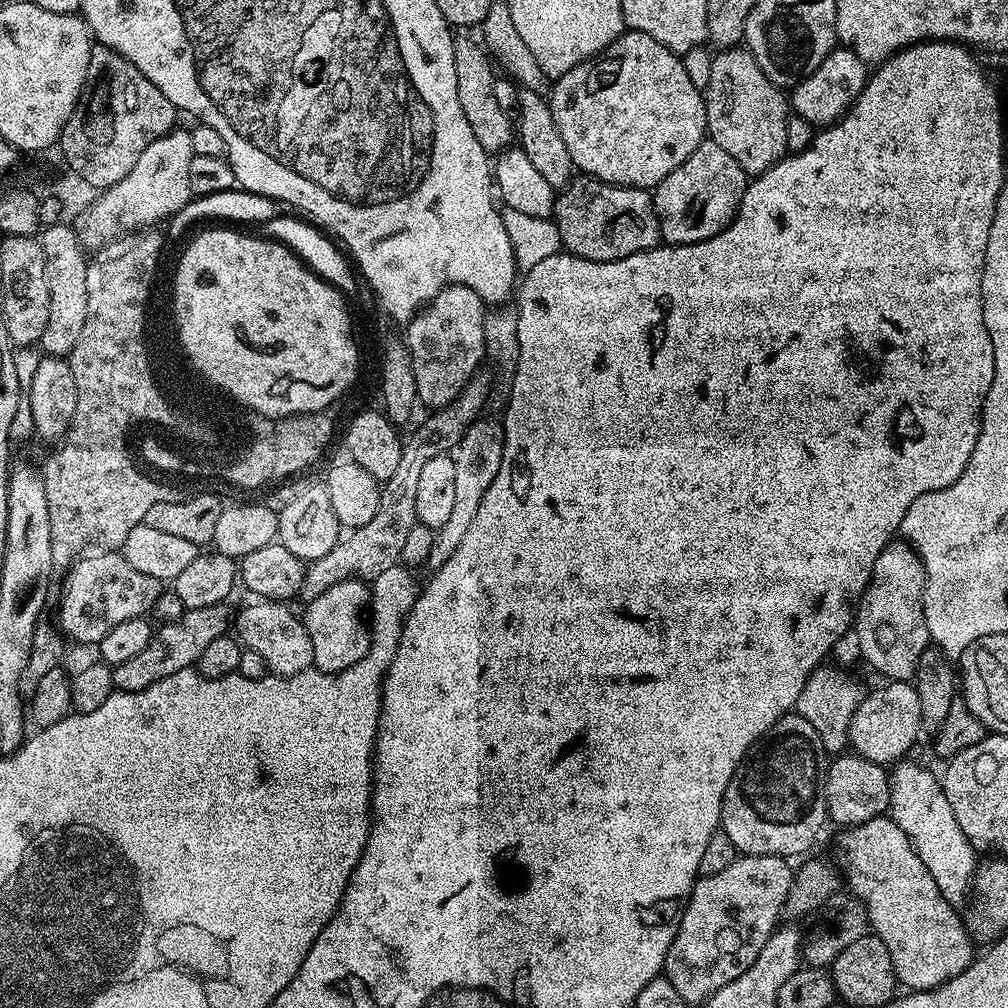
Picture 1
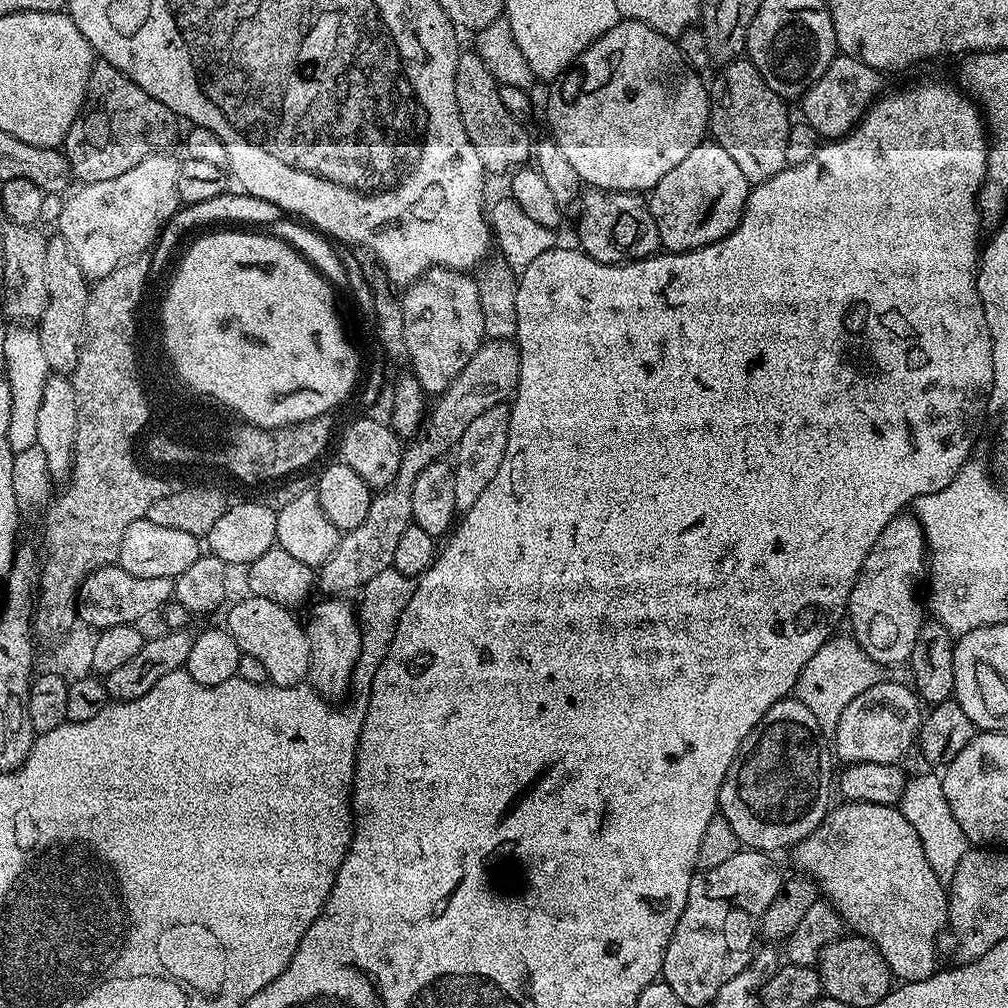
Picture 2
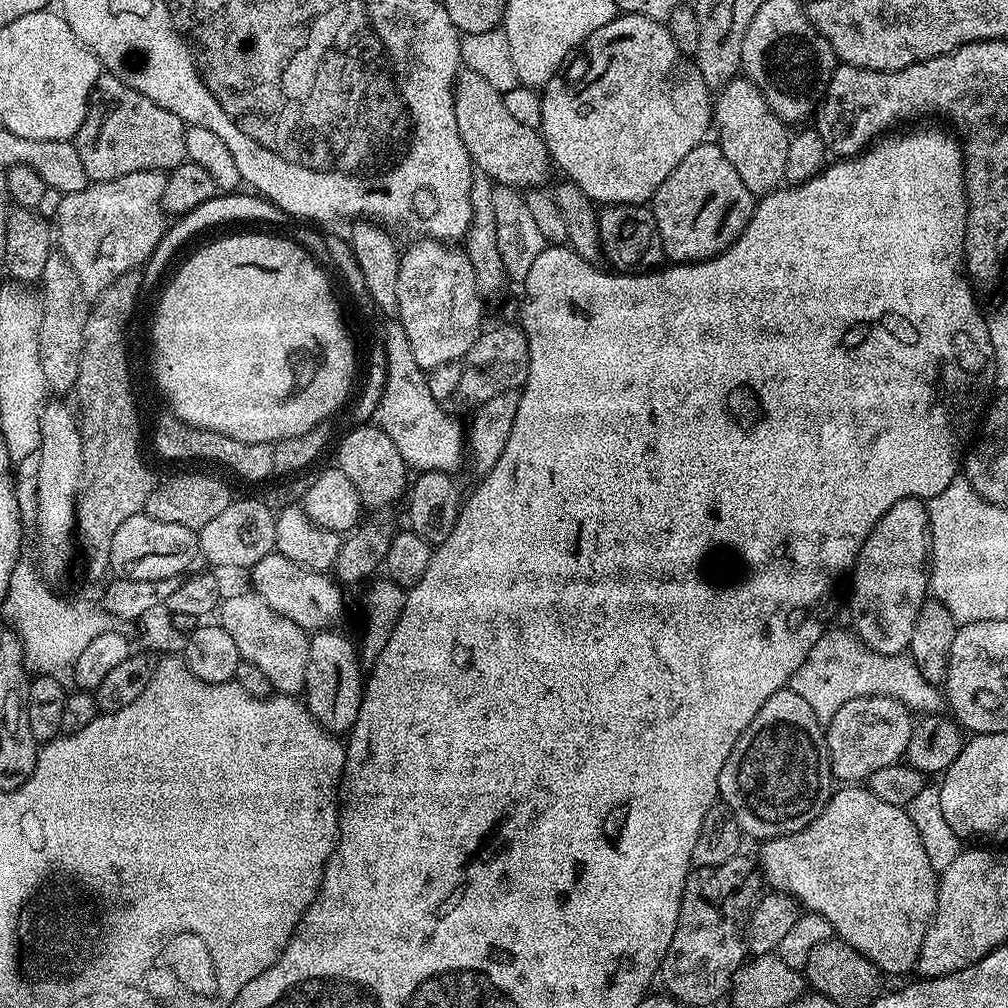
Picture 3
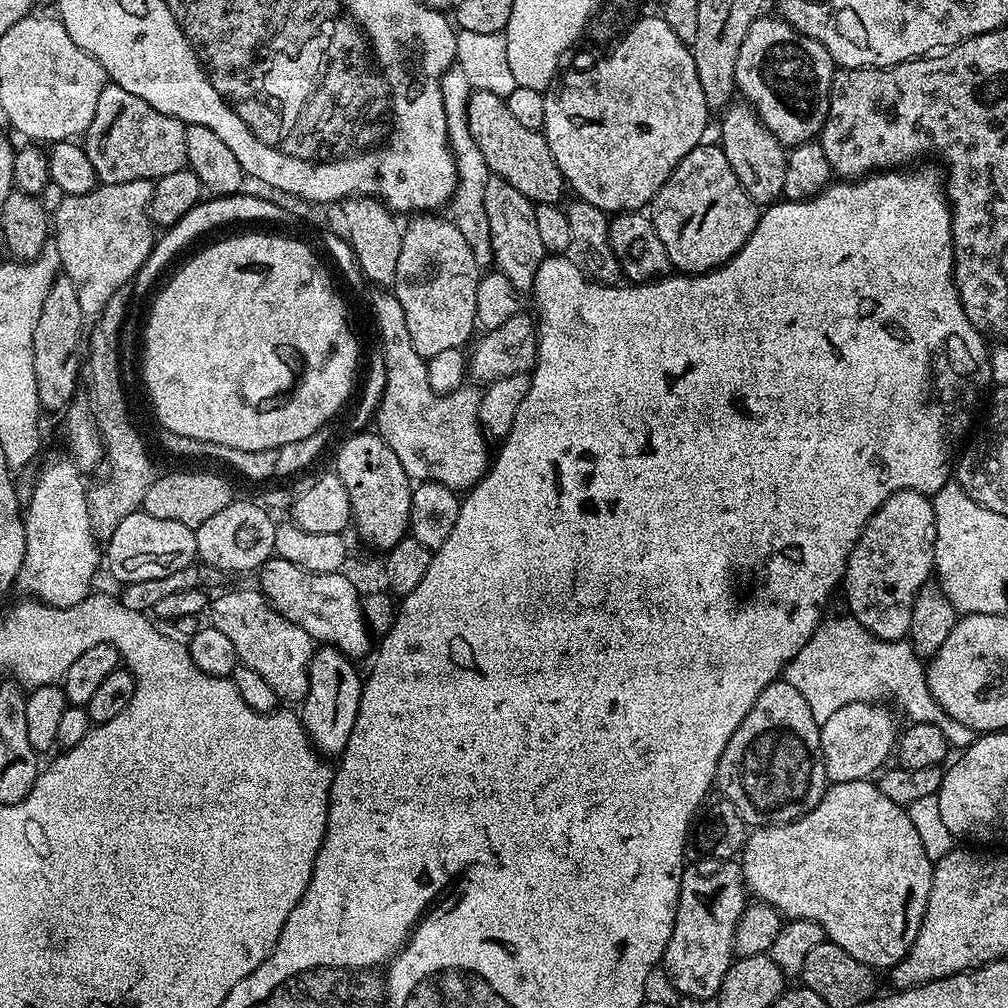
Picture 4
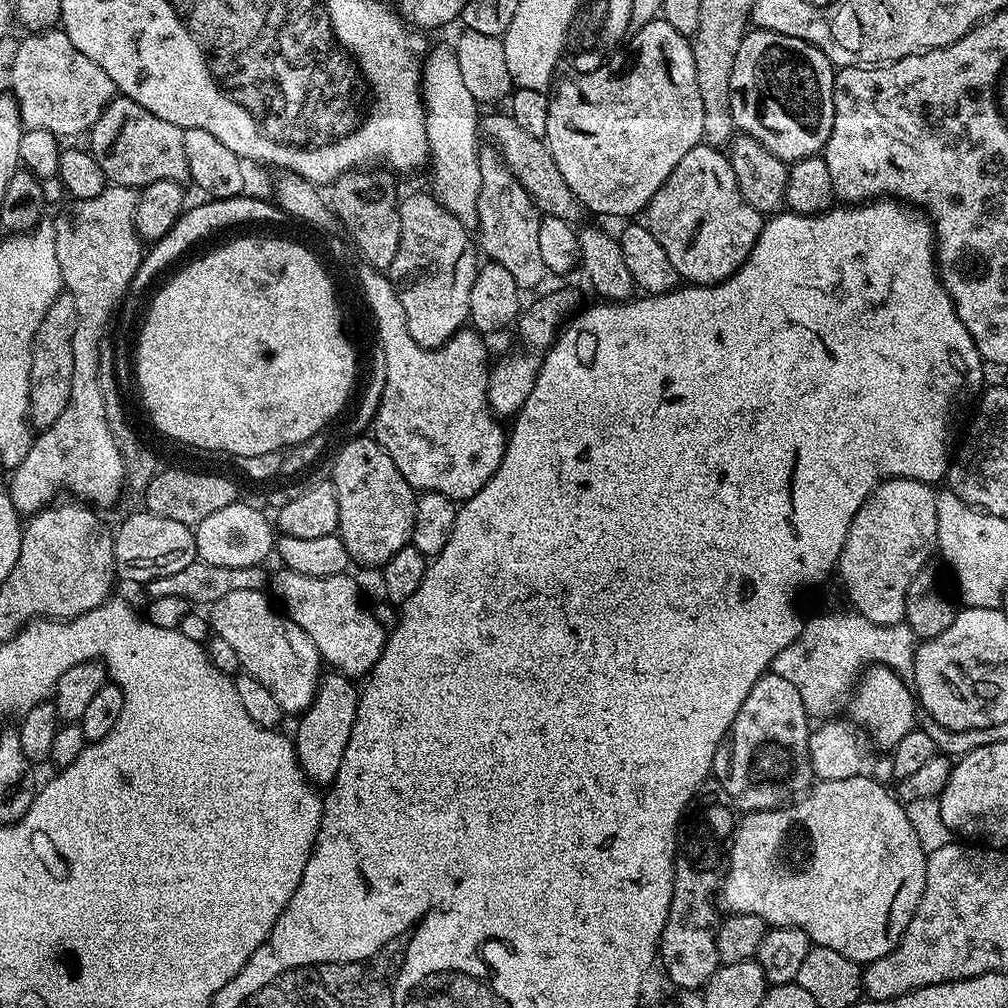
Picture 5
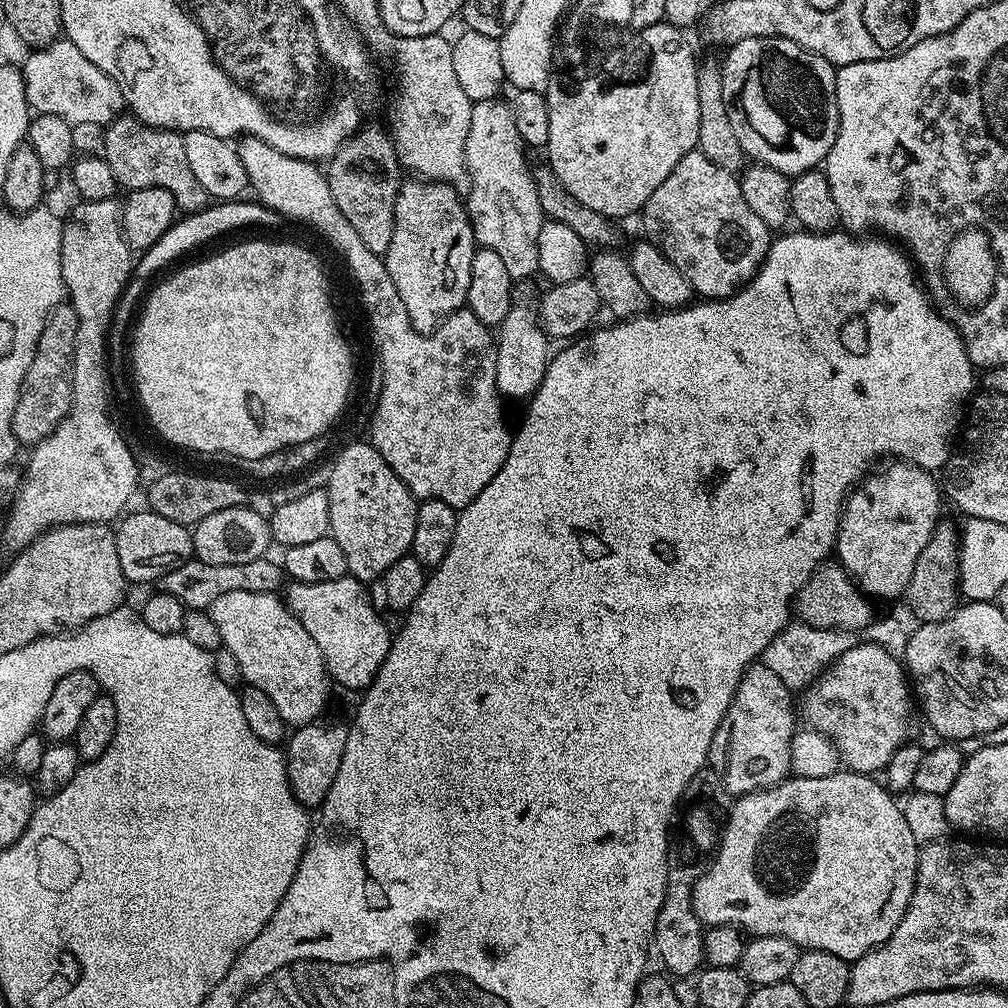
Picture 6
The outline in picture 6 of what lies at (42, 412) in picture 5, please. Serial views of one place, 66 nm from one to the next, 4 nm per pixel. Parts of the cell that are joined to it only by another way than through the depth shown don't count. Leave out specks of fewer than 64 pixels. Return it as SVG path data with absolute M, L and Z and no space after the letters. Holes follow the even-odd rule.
M61 302L44 323L42 334L36 343L36 353L30 362L30 370L26 370L26 378L20 387L18 406L14 406L12 432L21 445L35 446L58 427L60 419L70 410L72 355L76 335L78 335L78 314L71 303Z

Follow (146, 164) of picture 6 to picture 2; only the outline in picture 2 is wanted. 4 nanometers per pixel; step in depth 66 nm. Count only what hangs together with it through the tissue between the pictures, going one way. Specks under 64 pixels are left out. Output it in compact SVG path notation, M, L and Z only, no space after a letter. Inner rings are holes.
M103 62L93 63L88 79L88 95L84 98L84 107L81 108L78 118L70 126L62 145L64 157L70 162L73 177L81 185L94 182L106 182L106 178L118 178L118 174L126 174L142 158L151 156L157 150L171 149L171 144L176 140L176 124L178 117L171 112L158 98L146 94L142 86L135 84L130 77L122 74L114 66Z

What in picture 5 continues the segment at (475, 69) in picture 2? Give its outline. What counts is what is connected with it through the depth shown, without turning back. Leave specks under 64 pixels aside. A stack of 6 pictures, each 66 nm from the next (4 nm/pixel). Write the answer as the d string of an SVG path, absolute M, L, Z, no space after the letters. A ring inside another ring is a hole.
M494 112L490 115L487 113L481 119L481 131L486 138L488 136L488 142L499 153L504 164L518 178L519 184L530 194L541 215L562 218L563 221L571 224L579 223L577 221L582 214L584 215L584 207L578 202L577 196L567 185L566 178L555 165L554 156L550 154L544 140L534 138L532 134L527 133L506 112L504 114Z

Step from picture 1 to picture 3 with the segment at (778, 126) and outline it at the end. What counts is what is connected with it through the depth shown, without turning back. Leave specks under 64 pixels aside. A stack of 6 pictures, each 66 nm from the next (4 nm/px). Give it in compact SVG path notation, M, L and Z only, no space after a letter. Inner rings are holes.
M733 78L714 96L714 128L720 131L718 143L730 166L738 170L738 178L746 182L746 190L759 198L776 191L785 183L786 150L790 139L789 125L770 110L766 98L747 78Z

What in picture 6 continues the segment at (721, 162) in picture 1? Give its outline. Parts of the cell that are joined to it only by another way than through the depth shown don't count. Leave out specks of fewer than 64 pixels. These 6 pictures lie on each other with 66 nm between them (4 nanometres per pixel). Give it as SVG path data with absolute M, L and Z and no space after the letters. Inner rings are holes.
M698 150L685 154L670 178L650 194L643 216L647 239L659 246L704 298L737 292L755 276L768 253L770 229L742 198L739 179L714 166Z

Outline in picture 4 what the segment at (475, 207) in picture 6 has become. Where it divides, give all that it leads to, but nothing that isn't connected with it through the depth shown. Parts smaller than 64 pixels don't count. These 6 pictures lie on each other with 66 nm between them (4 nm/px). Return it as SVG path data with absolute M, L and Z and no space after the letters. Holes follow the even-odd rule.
M489 175L486 182L486 219L490 222L490 234L492 235L492 259L495 267L506 276L520 294L532 292L534 274L538 274L538 266L545 258L542 238L538 235L538 222L534 222L536 209L534 204L519 193L514 186L503 180L500 176Z

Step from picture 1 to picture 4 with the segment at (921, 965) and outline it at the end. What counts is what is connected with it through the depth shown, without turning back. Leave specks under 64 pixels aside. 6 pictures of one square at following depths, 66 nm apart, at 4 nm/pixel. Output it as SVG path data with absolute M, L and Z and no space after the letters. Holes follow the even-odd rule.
M866 779L832 784L824 791L818 806L814 806L814 810L810 810L800 820L789 824L765 824L753 827L748 833L748 839L744 841L738 863L744 869L744 887L751 895L752 892L756 895L754 897L757 901L763 901L776 908L780 915L788 920L818 922L824 928L825 937L831 943L842 946L842 950L846 950L850 958L858 958L858 962L873 970L881 970L880 968L891 970L899 960L906 958L910 946L914 946L914 938L918 938L918 930L922 926L922 918L926 914L930 898L934 861L928 857L926 850L922 850L922 838L918 838L918 830L914 830L914 822L910 822L907 808L898 806L898 802L890 802L890 798L882 794L879 783Z

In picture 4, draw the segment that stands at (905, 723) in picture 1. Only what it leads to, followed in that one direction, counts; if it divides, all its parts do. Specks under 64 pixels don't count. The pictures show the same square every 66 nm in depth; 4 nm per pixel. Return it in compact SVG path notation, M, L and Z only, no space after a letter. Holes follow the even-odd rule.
M850 702L820 724L820 749L832 784L875 777L889 763L888 755L893 755L898 743L898 727L891 710L883 707L880 702Z

